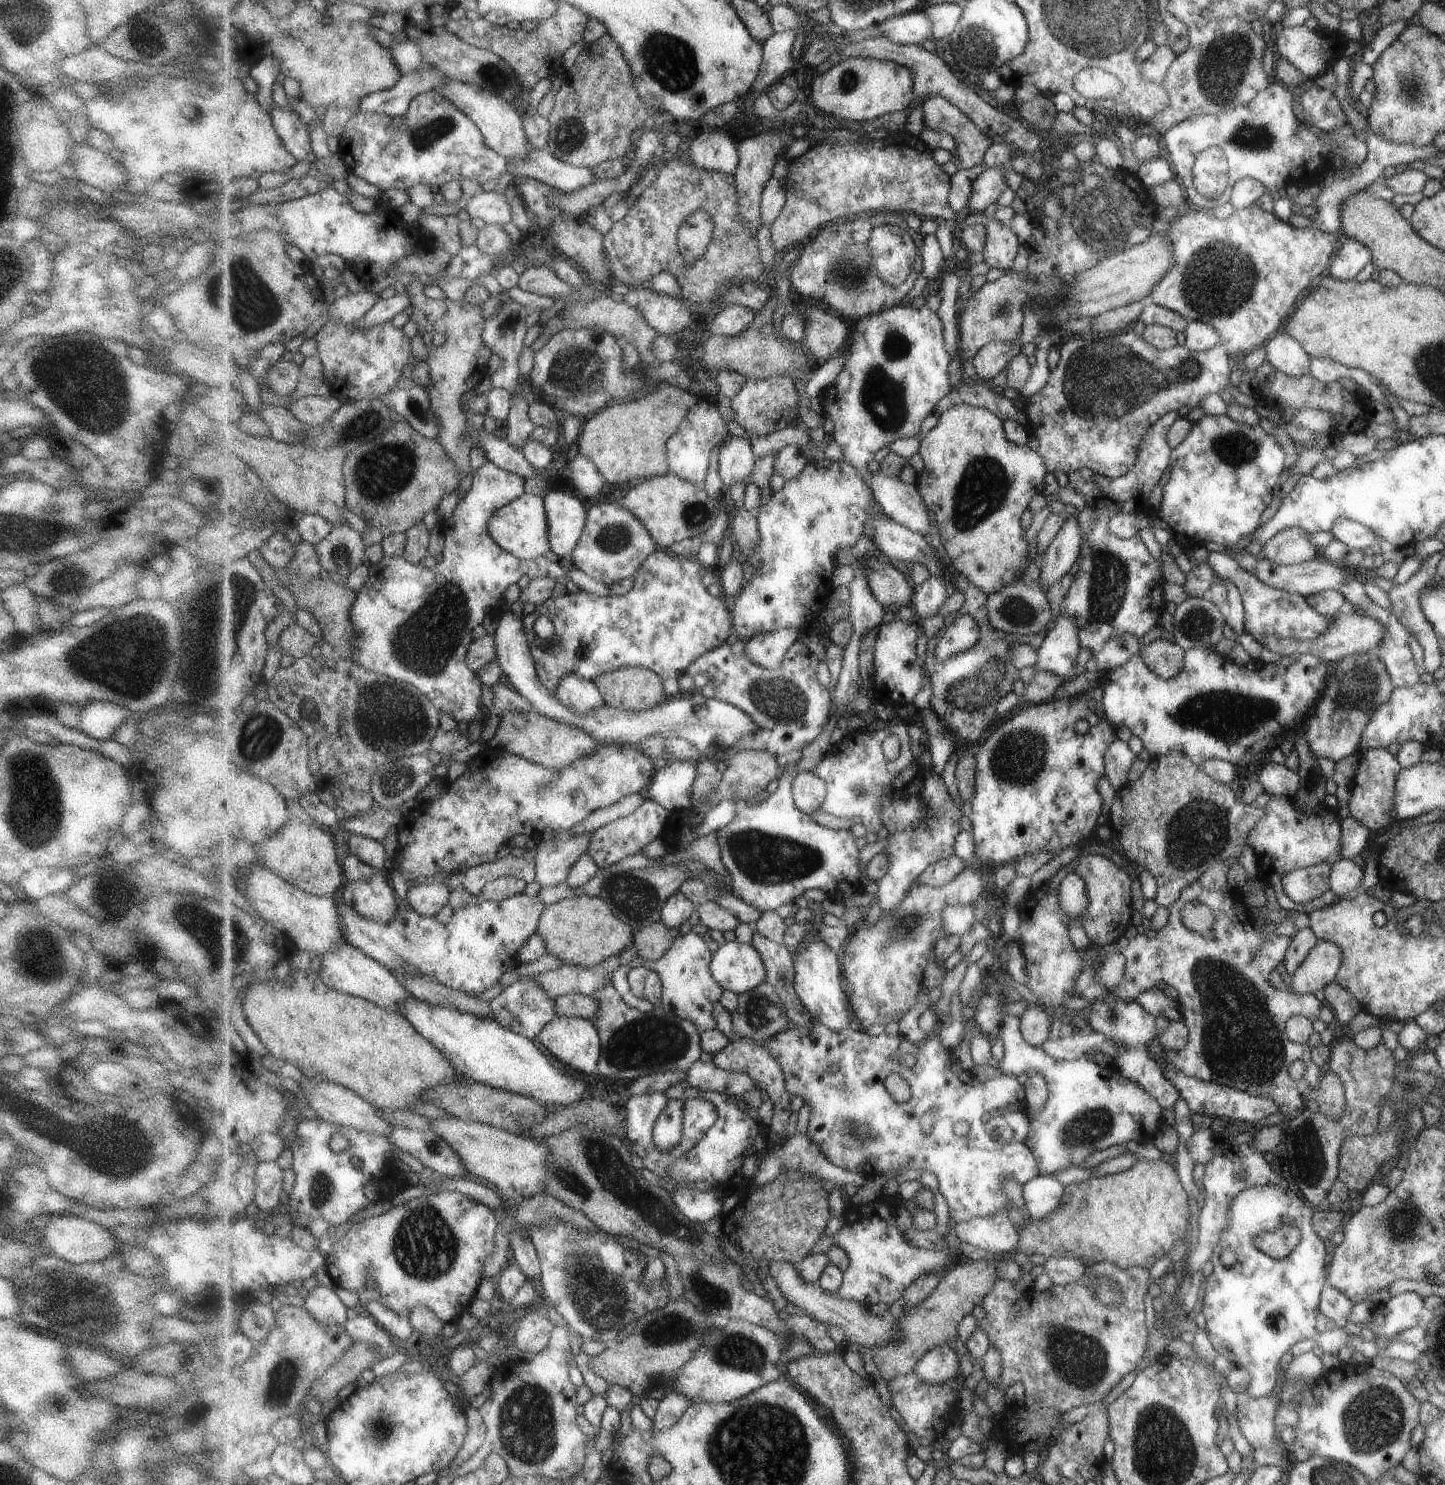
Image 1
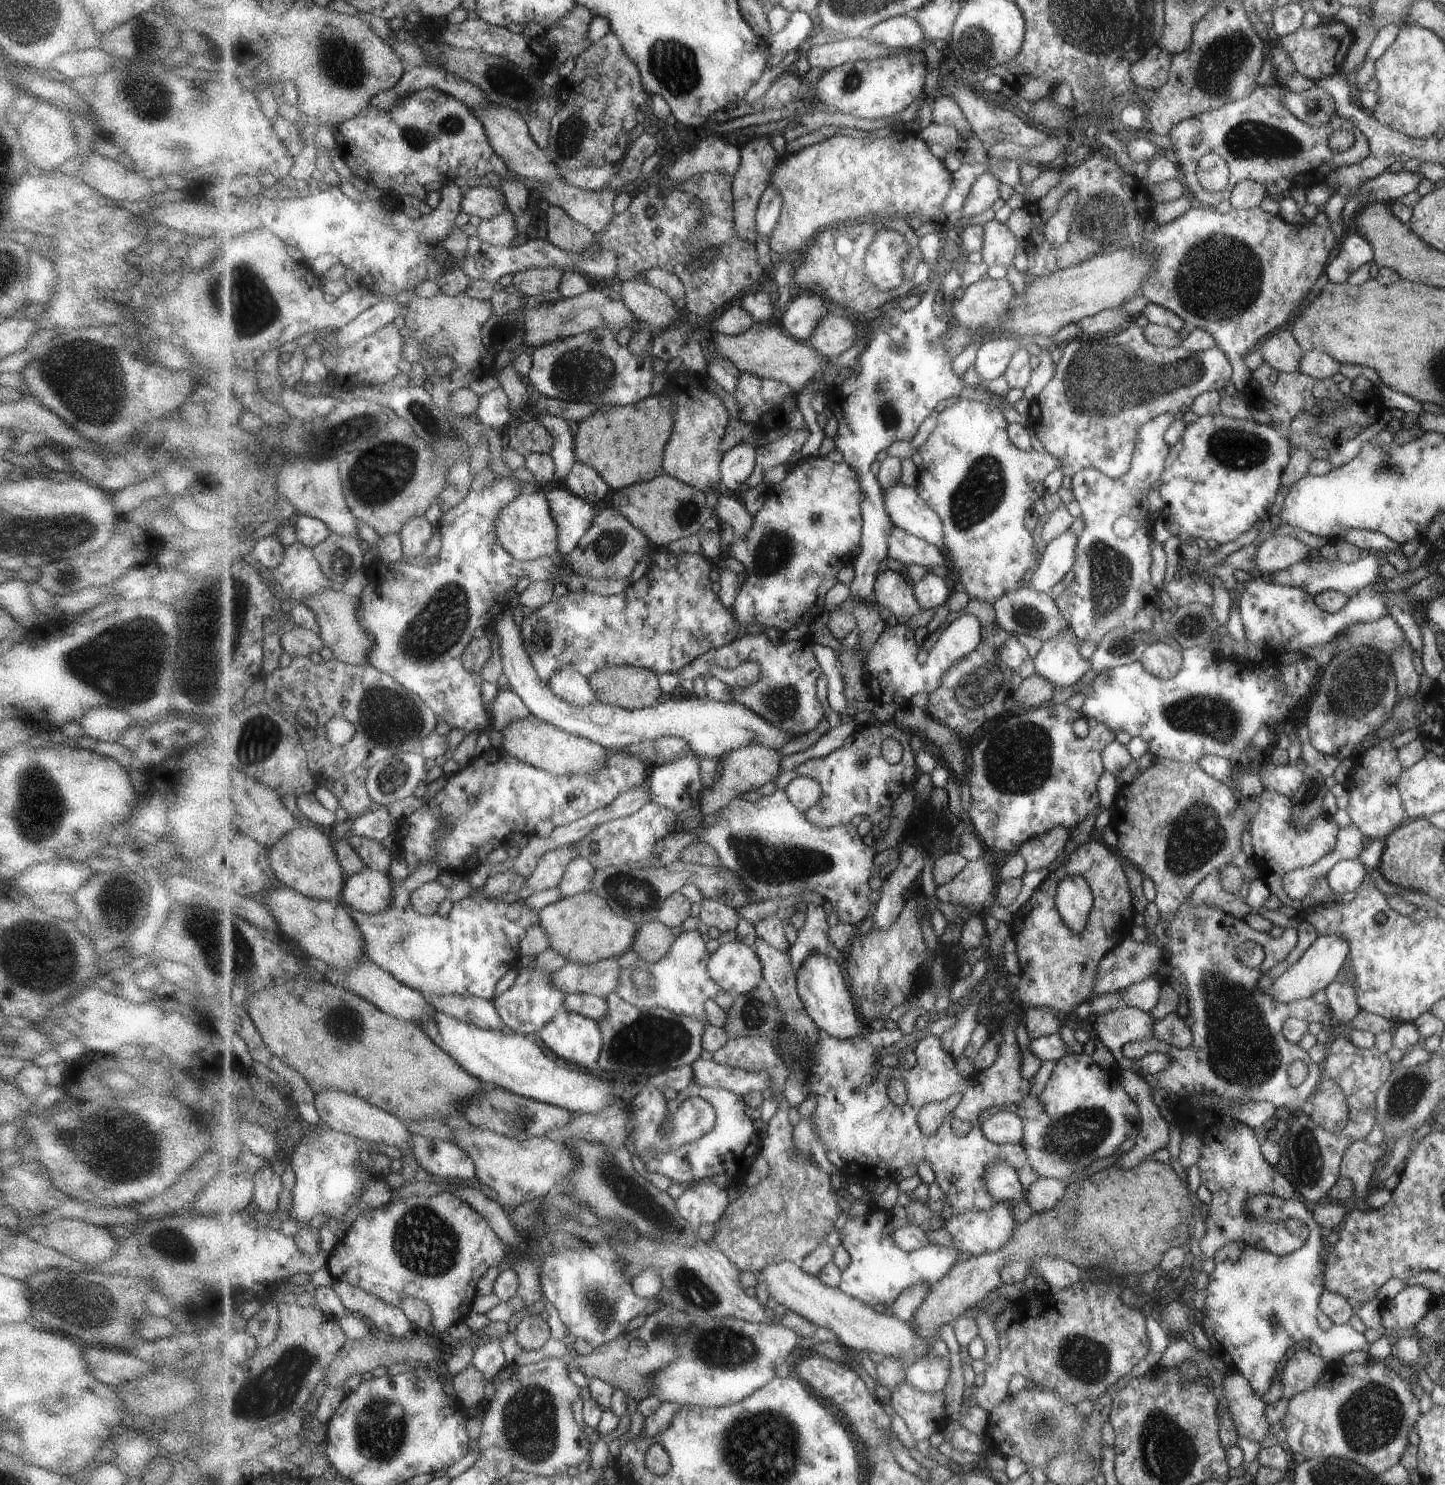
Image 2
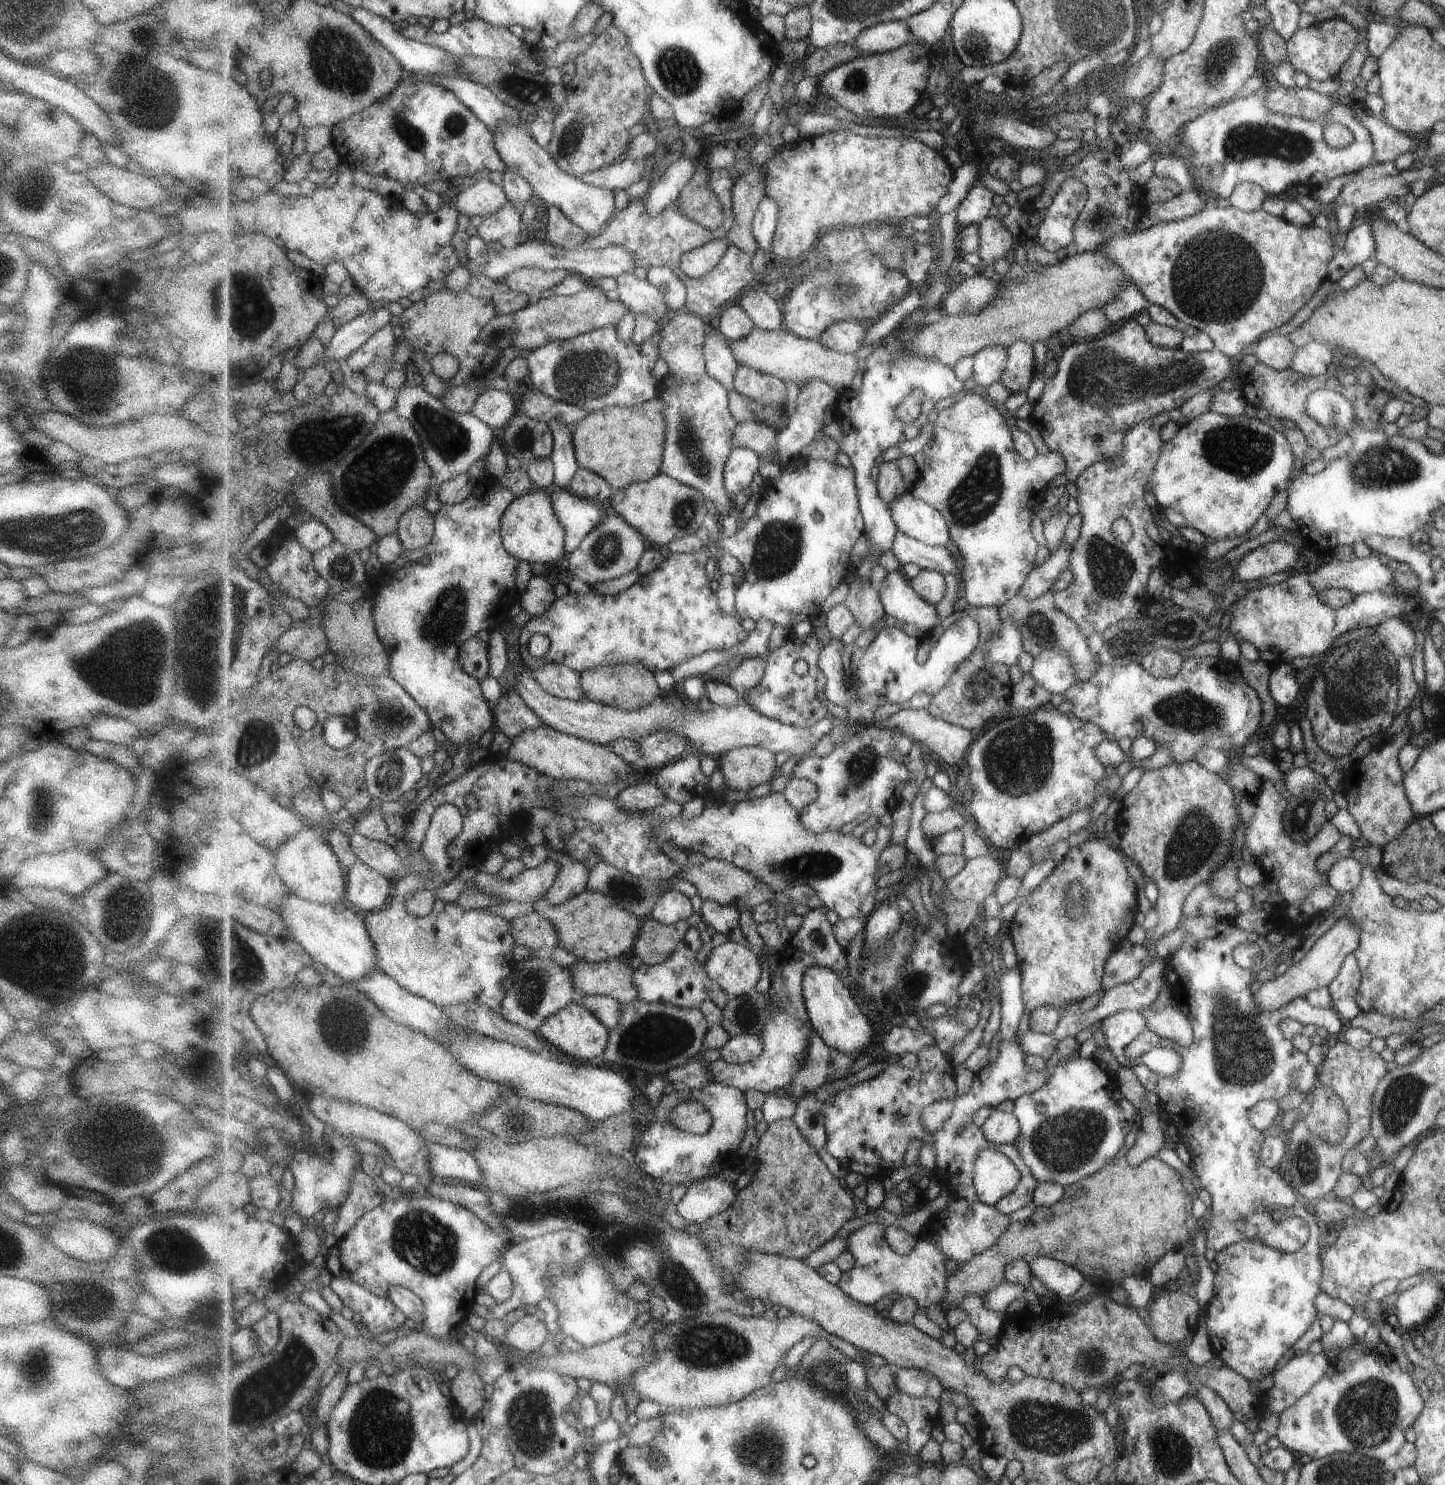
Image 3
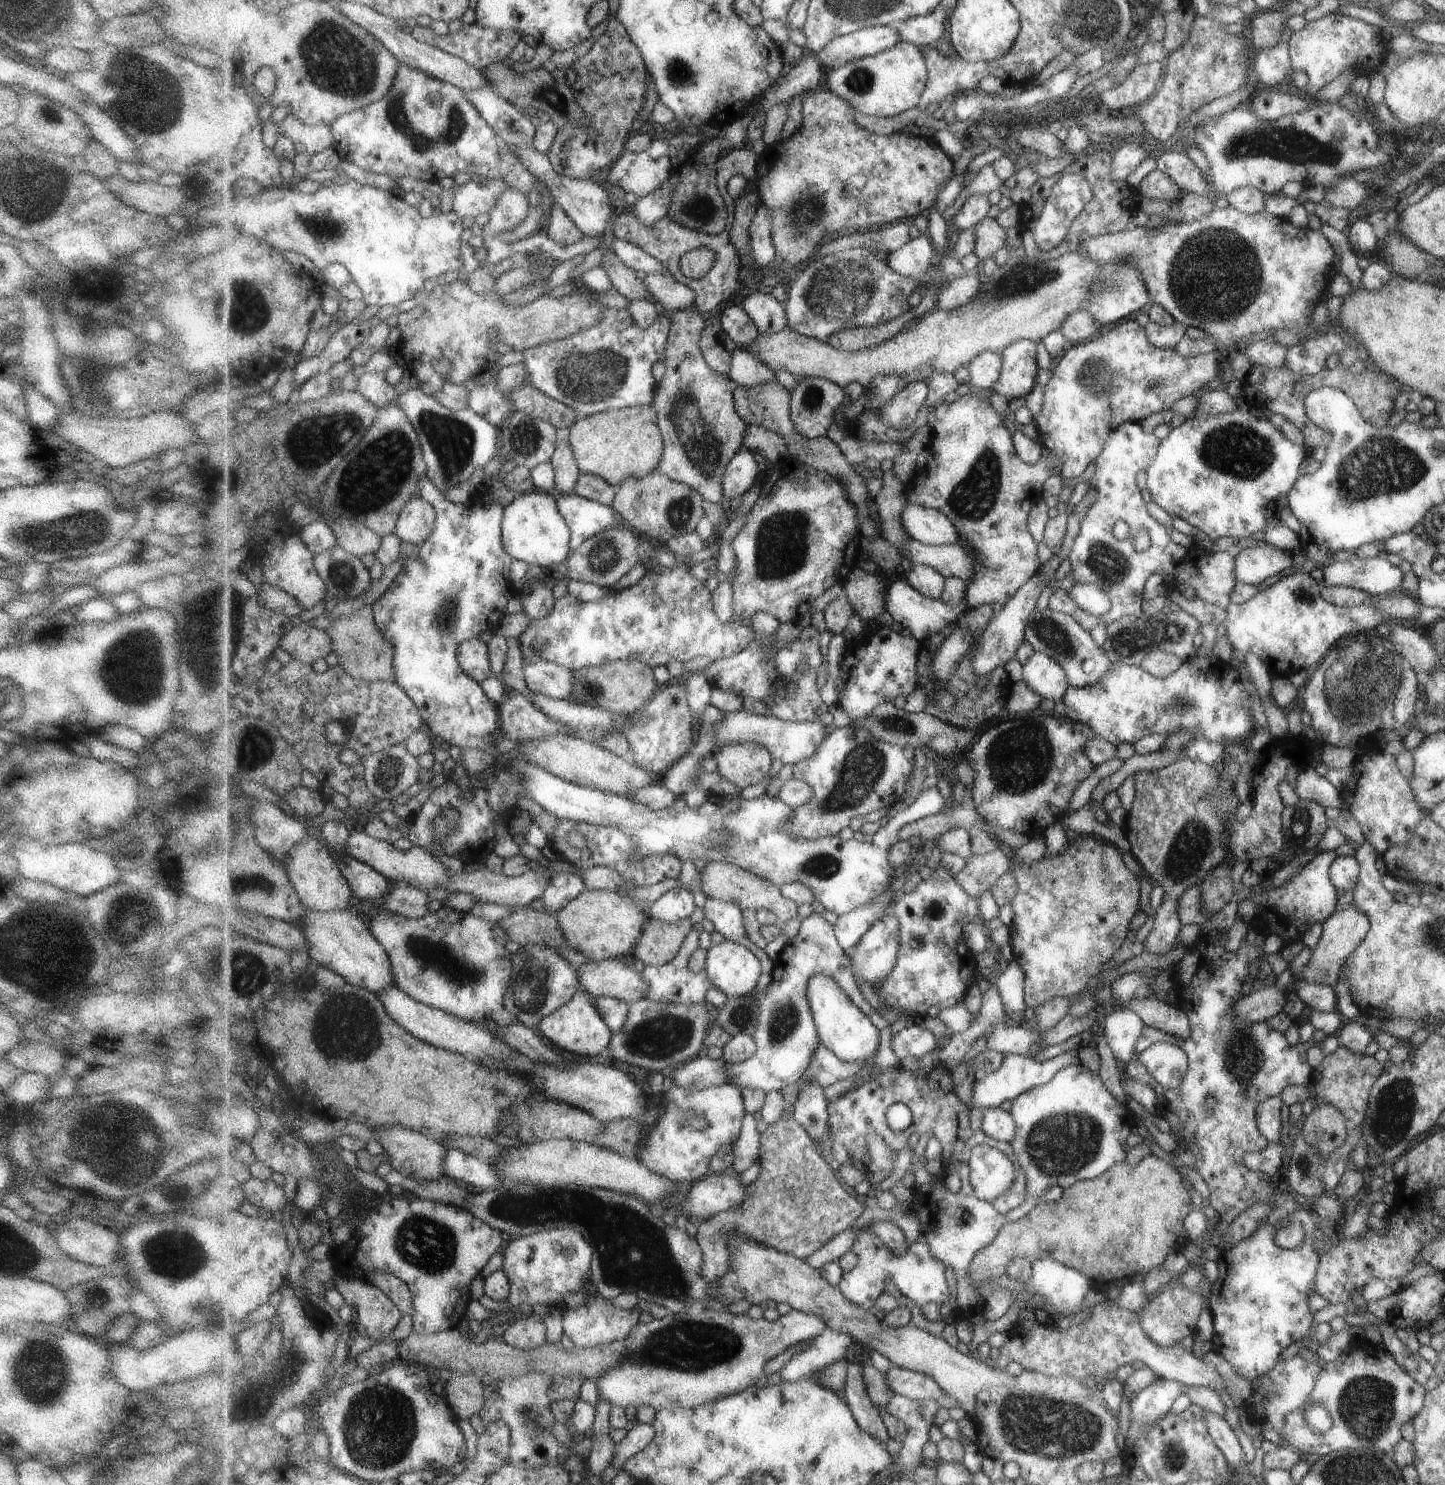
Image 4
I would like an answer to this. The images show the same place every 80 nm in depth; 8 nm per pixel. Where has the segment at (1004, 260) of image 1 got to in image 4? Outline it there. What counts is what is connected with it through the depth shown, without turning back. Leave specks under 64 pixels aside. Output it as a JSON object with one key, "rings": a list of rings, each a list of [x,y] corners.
{"rings":[[[986,217],[974,227],[976,244],[974,254],[982,261],[995,257],[995,254],[1007,244],[1007,230],[996,218]]]}

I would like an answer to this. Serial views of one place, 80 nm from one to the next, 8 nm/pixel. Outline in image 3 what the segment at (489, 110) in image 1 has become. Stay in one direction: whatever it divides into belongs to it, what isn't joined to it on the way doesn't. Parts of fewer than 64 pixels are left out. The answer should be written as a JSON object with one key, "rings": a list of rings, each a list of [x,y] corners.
{"rings":[[[505,122],[501,126],[501,134],[494,134],[495,146],[501,158],[511,170],[525,176],[533,187],[534,194],[539,196],[548,206],[554,205],[563,210],[568,218],[583,228],[589,236],[599,228],[606,226],[617,212],[615,210],[615,191],[609,188],[591,186],[577,177],[566,174],[557,165],[548,150],[541,148],[528,134],[527,125],[511,124]]]}

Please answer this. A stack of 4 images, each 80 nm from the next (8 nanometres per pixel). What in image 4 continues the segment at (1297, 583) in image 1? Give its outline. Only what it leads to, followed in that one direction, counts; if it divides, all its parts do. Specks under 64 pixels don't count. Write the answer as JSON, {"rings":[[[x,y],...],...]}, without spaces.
{"rings":[[[1375,558],[1331,562],[1323,568],[1323,586],[1349,586],[1369,594],[1386,594],[1400,589],[1403,573],[1387,560]]]}

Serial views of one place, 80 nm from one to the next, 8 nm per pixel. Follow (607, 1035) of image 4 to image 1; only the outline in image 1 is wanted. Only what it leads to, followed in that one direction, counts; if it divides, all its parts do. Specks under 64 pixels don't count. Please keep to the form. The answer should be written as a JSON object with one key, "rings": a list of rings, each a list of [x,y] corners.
{"rings":[[[558,1014],[539,1034],[539,1042],[546,1047],[559,1061],[579,1070],[583,1074],[598,1074],[599,1060],[602,1054],[602,1041],[598,1027],[593,1019],[581,1018],[581,1016],[563,1016]]]}

